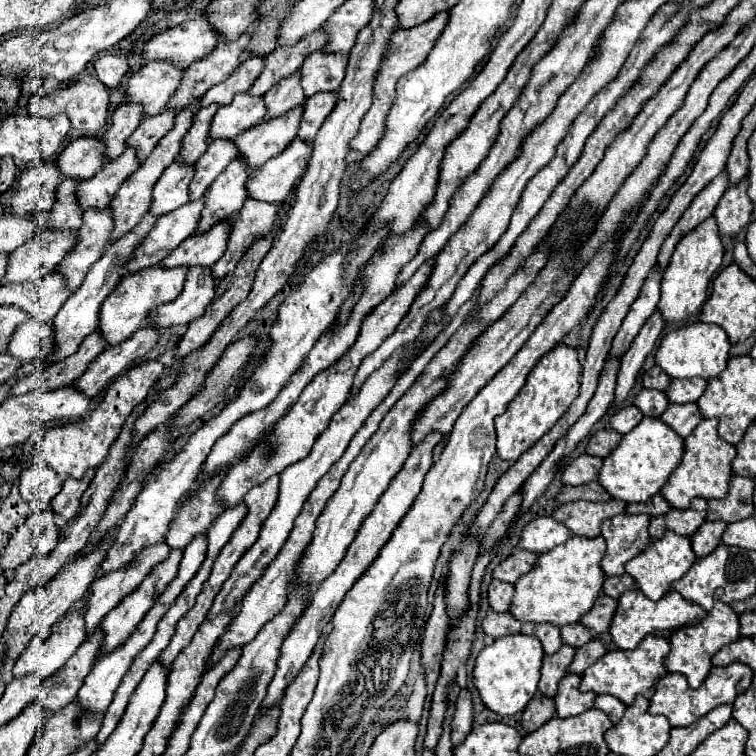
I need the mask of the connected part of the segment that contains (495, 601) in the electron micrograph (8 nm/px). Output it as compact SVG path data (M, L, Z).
M499 580L489 582L487 600L489 600L489 606L493 608L493 612L507 612L511 596L513 596L513 584L499 582Z

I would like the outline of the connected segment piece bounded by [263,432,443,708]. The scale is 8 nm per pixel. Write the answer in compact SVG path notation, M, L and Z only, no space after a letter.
M431 432L419 444L413 446L413 450L411 450L405 466L401 468L401 472L391 480L389 488L383 492L383 496L379 498L379 502L373 508L373 512L363 520L355 540L347 548L347 554L341 560L341 564L337 566L337 570L319 584L317 592L313 594L311 604L307 606L307 610L303 612L301 620L297 620L297 624L293 626L293 630L289 632L289 636L283 642L281 658L279 658L279 664L277 664L279 668L277 668L269 688L267 688L267 696L265 696L263 708L271 708L273 704L277 704L283 698L285 688L291 684L291 680L295 680L295 676L301 672L301 668L309 660L311 650L315 650L315 644L317 644L319 636L323 634L323 628L329 624L329 620L335 614L335 608L341 604L343 596L353 588L355 580L359 580L359 576L363 576L363 572L371 566L371 560L375 560L375 556L379 556L379 548L383 548L383 544L387 544L387 540L391 538L391 532L395 530L399 520L407 514L407 508L411 508L411 504L415 502L415 496L419 494L419 488L423 486L423 476L429 472L431 462L433 462L433 448L441 442L439 438L443 438L441 432Z

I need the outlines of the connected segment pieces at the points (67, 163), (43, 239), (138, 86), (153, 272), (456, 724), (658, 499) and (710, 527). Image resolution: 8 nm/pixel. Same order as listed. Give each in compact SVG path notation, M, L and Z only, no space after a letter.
M77 138L57 158L57 168L67 178L87 180L103 168L103 142L99 138Z
M39 230L31 240L11 252L1 284L39 280L47 276L73 246L75 232L69 234L59 230Z
M151 62L141 66L129 80L125 88L127 104L141 104L143 116L155 116L163 112L171 92L179 86L181 70L171 68L171 64Z
M145 268L143 272L137 274L127 274L123 276L123 280L119 282L119 286L115 286L115 290L111 292L111 296L107 296L101 304L99 310L99 334L105 338L107 344L115 346L121 344L123 340L127 340L135 330L139 330L139 326L143 326L147 322L147 312L159 304L171 302L175 300L175 296L179 296L179 292L183 290L183 280L187 276L187 268Z
M463 688L463 692L459 694L459 704L457 704L457 710L455 710L455 720L451 722L453 744L459 744L461 738L465 738L469 734L471 726L473 726L473 704L469 700L469 692Z
M661 494L651 496L651 500L647 502L637 502L637 504L627 504L625 512L627 514L647 514L647 516L661 516L667 514L671 508L667 504L667 500L663 500Z
M703 522L701 528L691 536L691 546L695 556L703 558L711 554L719 546L723 530L725 530L723 522Z

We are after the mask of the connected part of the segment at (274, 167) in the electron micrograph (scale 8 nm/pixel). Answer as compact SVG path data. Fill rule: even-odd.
M293 140L285 152L267 160L261 168L257 168L247 180L247 196L261 202L281 204L295 180L299 180L307 168L313 148L303 144L303 140Z

